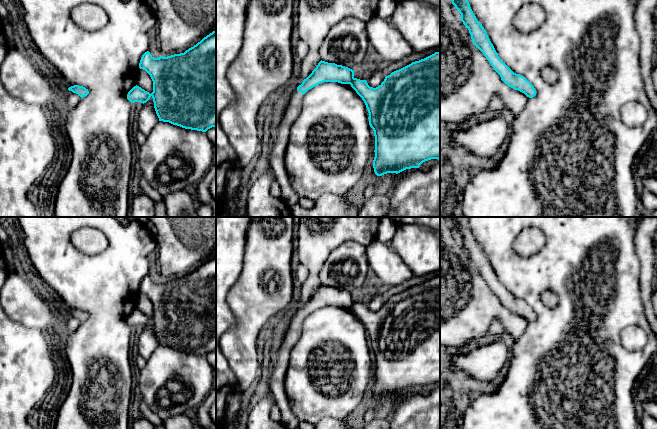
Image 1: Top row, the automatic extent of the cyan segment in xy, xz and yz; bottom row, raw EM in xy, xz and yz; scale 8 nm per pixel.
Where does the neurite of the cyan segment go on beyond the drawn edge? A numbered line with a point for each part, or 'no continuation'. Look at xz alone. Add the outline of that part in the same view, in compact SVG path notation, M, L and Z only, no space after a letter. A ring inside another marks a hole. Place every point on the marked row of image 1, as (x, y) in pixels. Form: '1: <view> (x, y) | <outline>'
1: xz (275, 154) | M298 91L287 94L287 100L282 111L282 119L278 123L277 137L269 145L266 155L266 165L280 185L281 198L292 206L298 203L299 196L292 188L284 164L284 157L289 143L289 130L293 121L300 115L303 107L303 94Z

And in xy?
no continuation

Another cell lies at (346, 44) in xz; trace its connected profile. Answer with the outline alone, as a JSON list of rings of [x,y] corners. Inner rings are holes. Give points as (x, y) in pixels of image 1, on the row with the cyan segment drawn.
[[[346,17],[329,30],[319,53],[322,61],[355,71],[364,66],[369,45],[366,22],[355,17]]]

